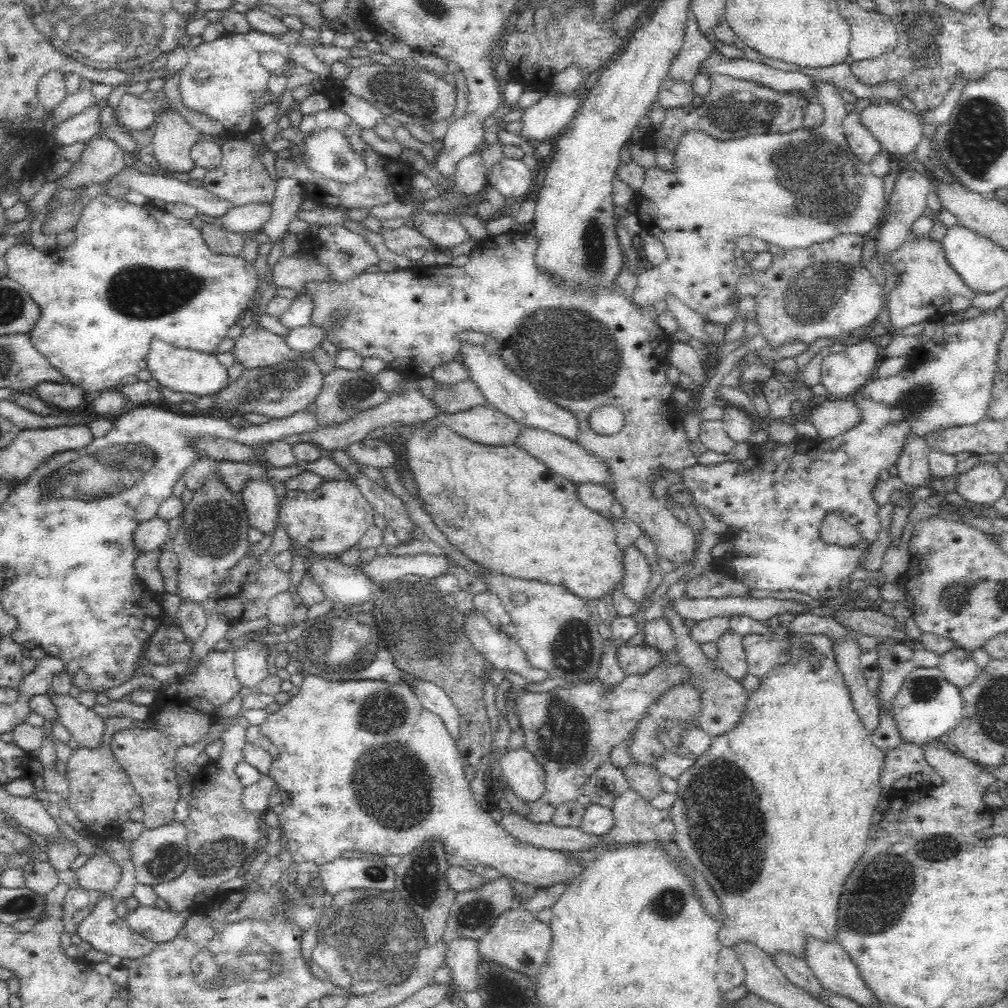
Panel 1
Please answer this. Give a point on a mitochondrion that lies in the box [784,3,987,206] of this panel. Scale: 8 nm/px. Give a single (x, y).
(926, 32)

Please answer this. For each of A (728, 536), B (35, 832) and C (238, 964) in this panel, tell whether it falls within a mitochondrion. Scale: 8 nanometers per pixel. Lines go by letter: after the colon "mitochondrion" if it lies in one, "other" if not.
A: other
B: other
C: mitochondrion

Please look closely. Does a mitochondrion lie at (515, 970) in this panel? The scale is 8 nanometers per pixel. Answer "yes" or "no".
no

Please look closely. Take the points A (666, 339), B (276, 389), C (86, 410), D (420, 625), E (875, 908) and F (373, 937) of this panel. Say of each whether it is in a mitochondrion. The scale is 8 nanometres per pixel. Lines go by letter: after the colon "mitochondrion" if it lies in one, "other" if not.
A: other
B: mitochondrion
C: other
D: mitochondrion
E: mitochondrion
F: mitochondrion

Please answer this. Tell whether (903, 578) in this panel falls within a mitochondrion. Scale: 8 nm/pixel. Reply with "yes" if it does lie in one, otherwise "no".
no

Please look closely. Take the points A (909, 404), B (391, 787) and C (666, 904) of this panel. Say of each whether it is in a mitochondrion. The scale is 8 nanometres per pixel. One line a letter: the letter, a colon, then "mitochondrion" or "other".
A: mitochondrion
B: mitochondrion
C: mitochondrion

